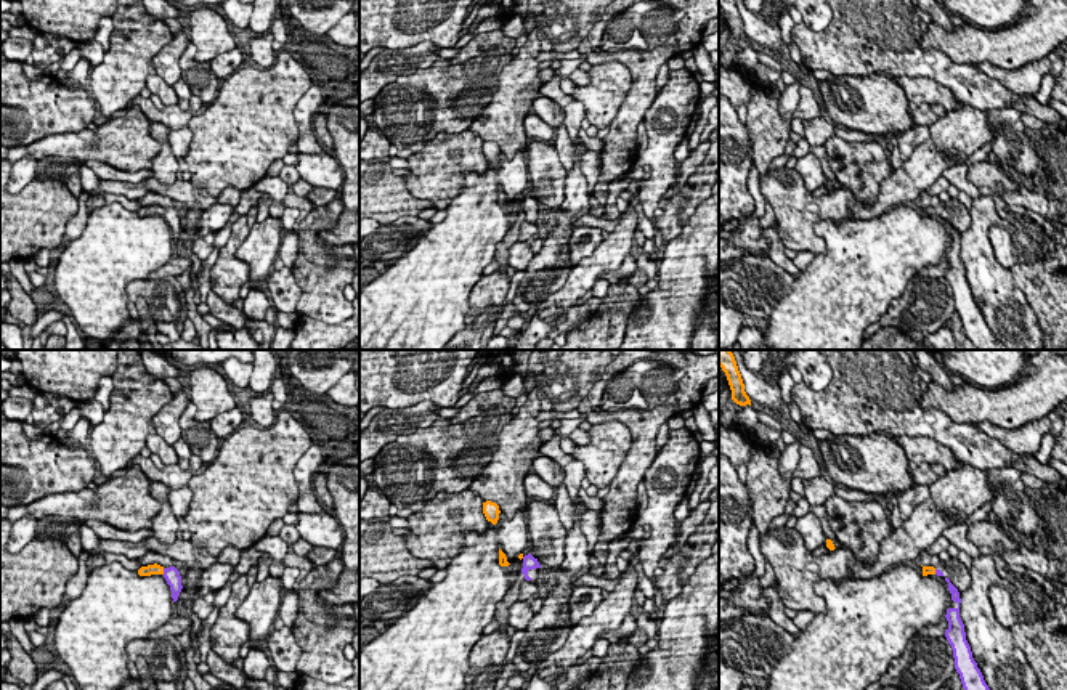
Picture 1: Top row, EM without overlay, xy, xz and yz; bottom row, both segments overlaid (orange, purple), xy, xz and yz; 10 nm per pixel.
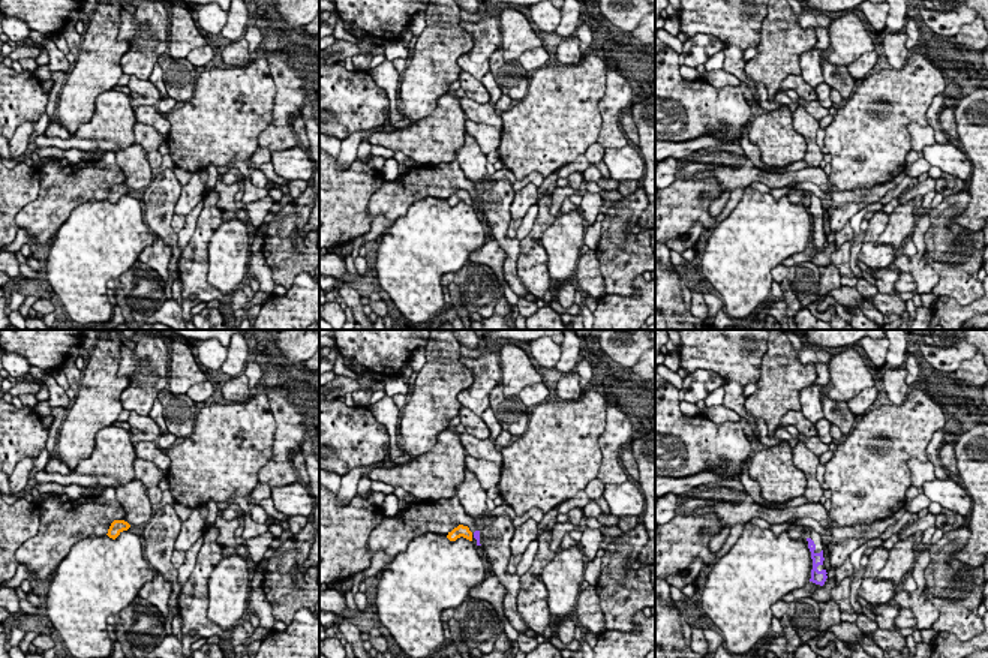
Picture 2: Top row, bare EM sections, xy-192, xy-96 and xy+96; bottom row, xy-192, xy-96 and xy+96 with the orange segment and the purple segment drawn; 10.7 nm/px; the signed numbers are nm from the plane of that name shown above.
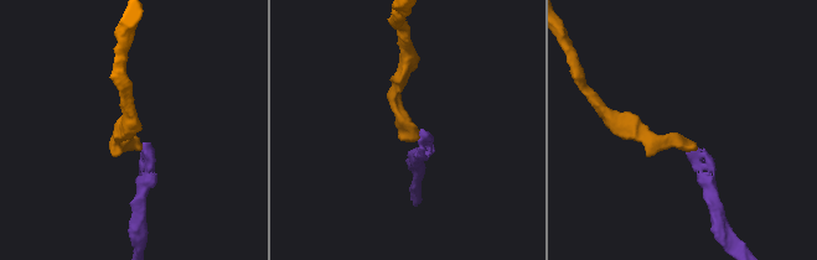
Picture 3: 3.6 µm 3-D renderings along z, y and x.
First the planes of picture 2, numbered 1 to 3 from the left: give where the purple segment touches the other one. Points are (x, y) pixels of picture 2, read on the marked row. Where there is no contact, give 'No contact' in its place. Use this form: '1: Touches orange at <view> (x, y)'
1: No contact
2: No contact
3: No contact

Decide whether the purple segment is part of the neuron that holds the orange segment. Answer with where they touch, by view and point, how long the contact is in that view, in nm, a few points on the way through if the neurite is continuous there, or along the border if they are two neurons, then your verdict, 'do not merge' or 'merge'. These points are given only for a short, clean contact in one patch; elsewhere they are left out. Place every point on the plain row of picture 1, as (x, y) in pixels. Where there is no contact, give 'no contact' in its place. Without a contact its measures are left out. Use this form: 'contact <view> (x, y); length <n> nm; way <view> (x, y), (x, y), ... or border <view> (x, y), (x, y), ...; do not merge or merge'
contact xy (162, 212); length 70 nm; do not merge

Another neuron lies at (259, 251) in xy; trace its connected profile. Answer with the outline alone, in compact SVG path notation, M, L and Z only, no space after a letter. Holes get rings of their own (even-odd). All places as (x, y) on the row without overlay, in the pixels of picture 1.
M268 217L254 223L245 241L237 247L236 257L250 266L249 281L265 282L281 249L284 228L279 218Z

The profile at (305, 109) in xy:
M313 80L311 87L305 91L305 95L298 99L294 108L294 119L298 127L298 140L297 148L302 154L319 154L323 148L319 140L316 138L311 124L316 116L316 109L326 103L323 96L323 85L318 80Z

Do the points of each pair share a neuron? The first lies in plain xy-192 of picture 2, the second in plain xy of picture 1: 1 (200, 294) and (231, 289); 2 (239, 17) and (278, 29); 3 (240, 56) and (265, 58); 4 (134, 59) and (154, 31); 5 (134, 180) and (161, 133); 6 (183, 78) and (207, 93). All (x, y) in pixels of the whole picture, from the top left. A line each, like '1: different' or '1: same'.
1: same
2: different
3: same
4: different
5: same
6: same

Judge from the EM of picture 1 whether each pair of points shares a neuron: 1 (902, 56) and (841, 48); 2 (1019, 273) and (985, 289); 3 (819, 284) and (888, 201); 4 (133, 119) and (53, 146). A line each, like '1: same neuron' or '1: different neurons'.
1: same neuron
2: different neurons
3: different neurons
4: same neuron

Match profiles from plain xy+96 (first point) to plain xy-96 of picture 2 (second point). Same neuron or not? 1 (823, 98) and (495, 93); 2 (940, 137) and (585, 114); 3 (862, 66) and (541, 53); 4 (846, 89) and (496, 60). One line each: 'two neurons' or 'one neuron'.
1: one neuron
2: two neurons
3: one neuron
4: one neuron

